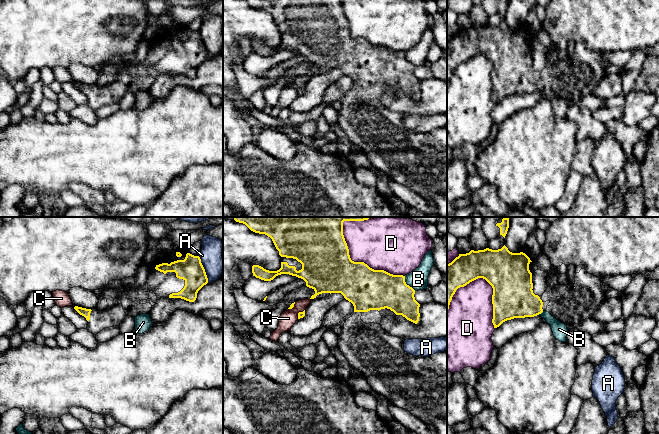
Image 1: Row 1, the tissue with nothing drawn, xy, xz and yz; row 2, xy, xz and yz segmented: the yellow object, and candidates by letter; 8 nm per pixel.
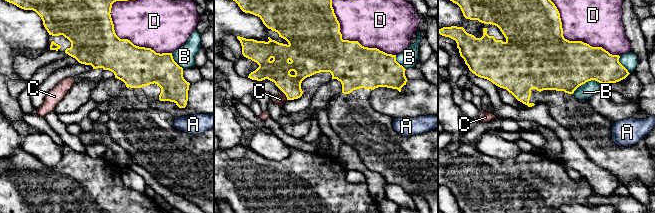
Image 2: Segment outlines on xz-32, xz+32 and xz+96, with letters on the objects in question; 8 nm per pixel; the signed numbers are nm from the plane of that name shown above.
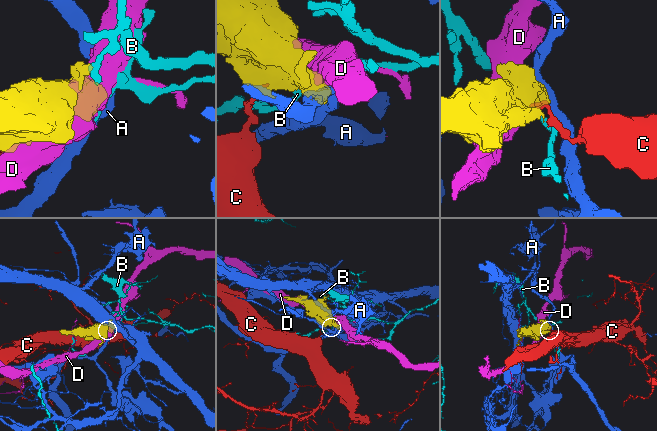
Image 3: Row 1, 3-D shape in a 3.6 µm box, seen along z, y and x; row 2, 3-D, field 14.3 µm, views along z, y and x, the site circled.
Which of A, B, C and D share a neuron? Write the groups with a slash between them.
A / B / C / D

